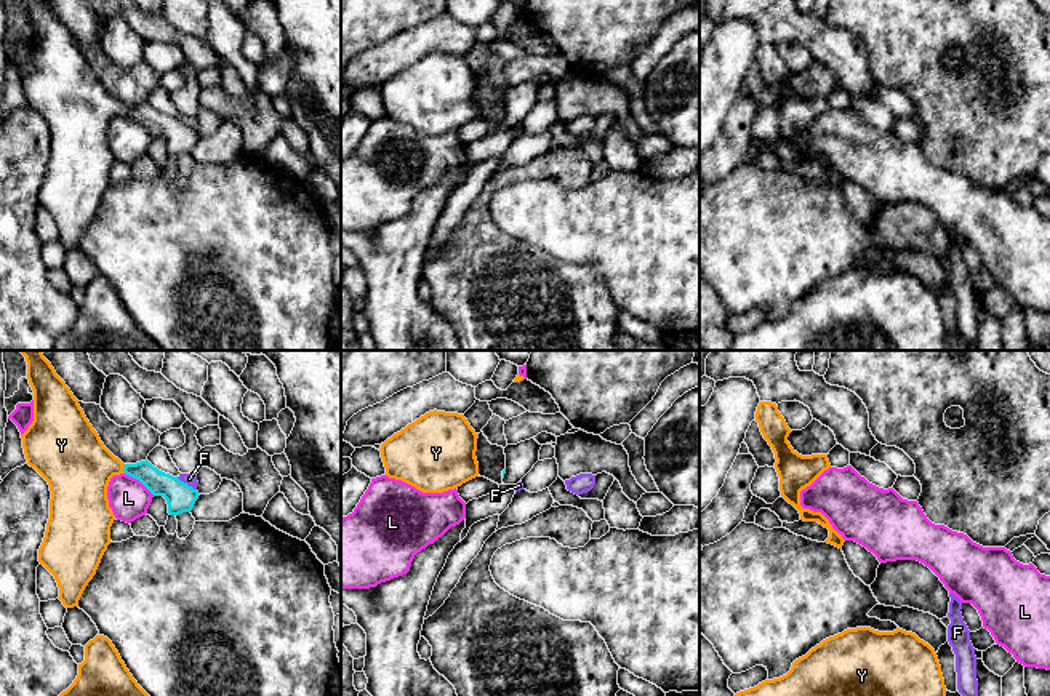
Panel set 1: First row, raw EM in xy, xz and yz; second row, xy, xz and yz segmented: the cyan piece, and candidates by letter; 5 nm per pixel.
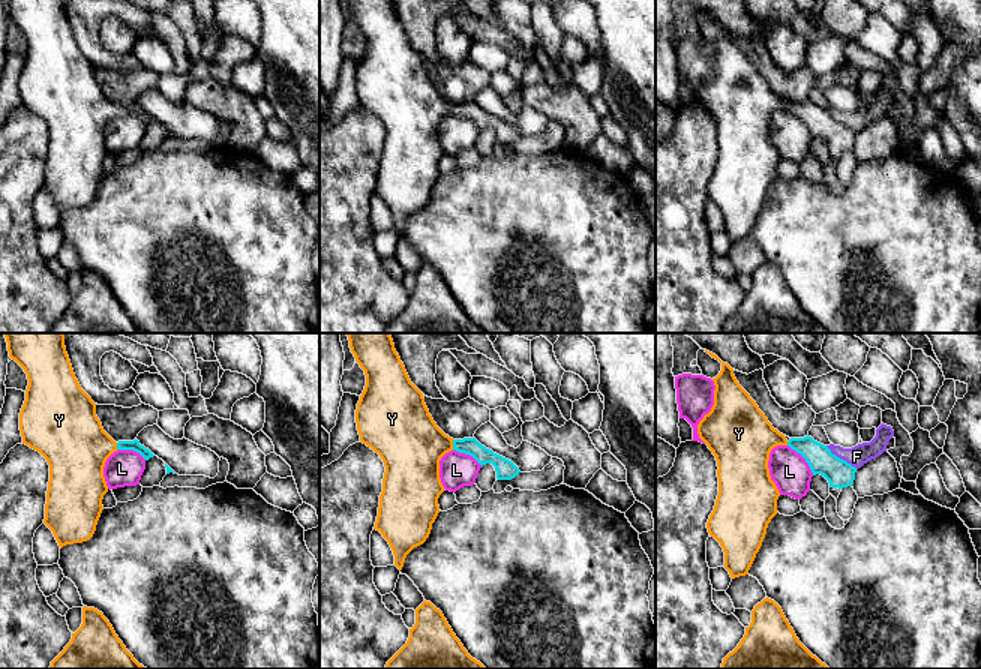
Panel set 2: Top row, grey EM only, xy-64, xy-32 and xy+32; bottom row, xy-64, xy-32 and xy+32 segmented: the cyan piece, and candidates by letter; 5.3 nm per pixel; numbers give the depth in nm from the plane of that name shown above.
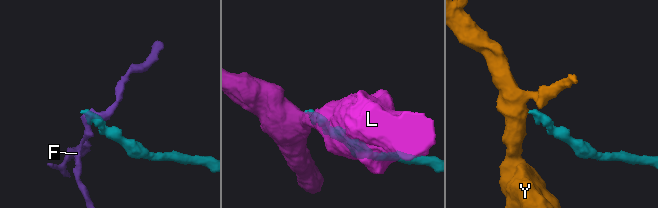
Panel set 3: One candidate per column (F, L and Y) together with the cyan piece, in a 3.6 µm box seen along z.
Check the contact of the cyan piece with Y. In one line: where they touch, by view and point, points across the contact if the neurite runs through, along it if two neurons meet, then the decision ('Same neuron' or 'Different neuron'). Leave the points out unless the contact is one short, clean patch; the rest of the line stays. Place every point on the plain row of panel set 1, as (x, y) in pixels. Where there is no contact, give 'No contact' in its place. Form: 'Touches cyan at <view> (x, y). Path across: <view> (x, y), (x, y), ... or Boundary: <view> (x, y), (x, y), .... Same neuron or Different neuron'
Touches cyan at xy (124, 111). Path across: xy (159, 125), (144, 112), (124, 111), (114, 108), (77, 108). Same neuron

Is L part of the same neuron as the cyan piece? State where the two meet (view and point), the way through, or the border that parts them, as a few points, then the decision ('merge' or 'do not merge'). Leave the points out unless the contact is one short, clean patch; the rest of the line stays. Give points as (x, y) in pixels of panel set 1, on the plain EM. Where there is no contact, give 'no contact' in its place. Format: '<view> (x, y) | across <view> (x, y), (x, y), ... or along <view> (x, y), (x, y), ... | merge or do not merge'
xy (140, 122) | along xy (125, 114), (138, 120), (154, 136) | do not merge

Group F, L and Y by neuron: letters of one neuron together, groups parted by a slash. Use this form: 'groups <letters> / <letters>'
groups F / L / Y

